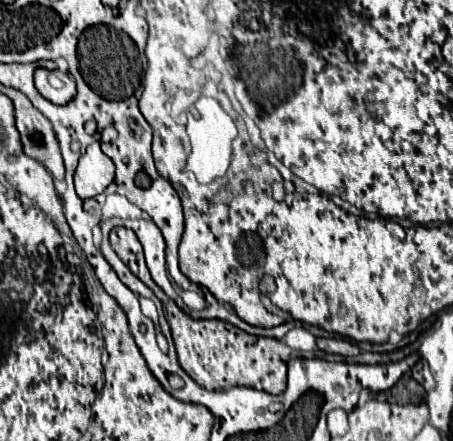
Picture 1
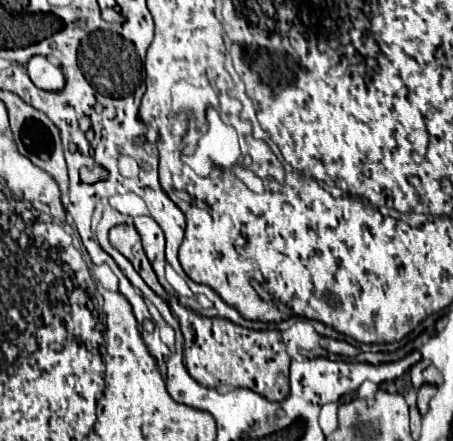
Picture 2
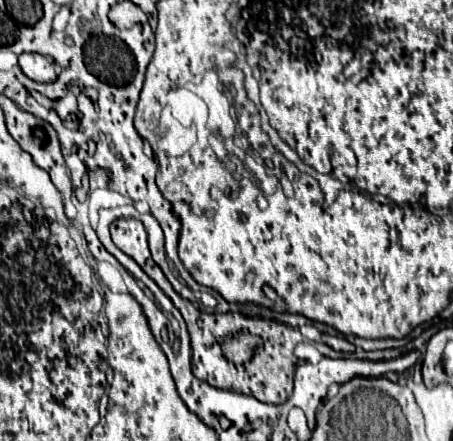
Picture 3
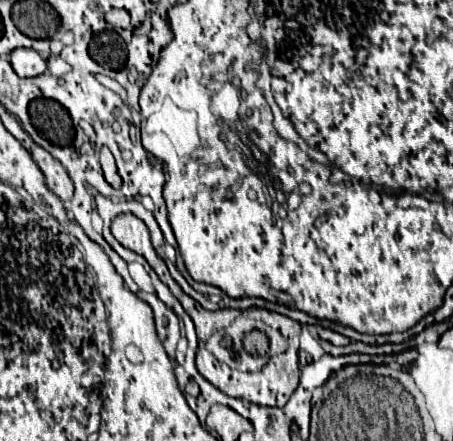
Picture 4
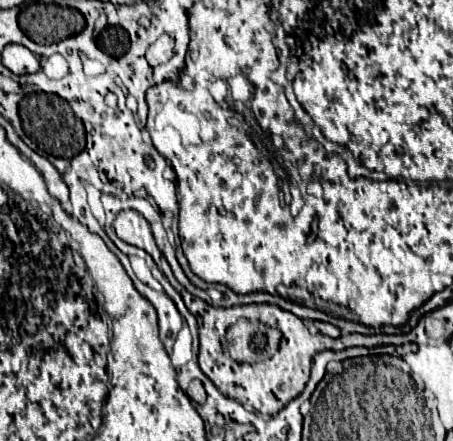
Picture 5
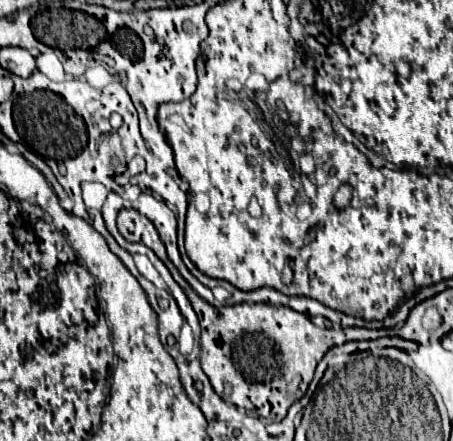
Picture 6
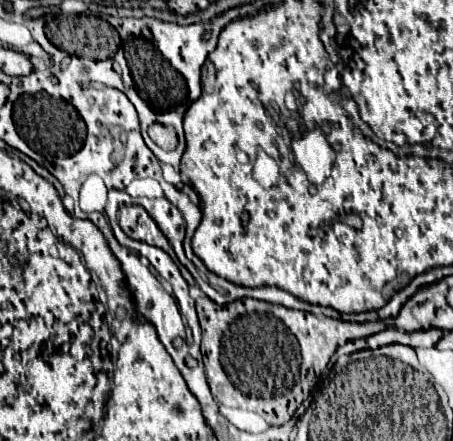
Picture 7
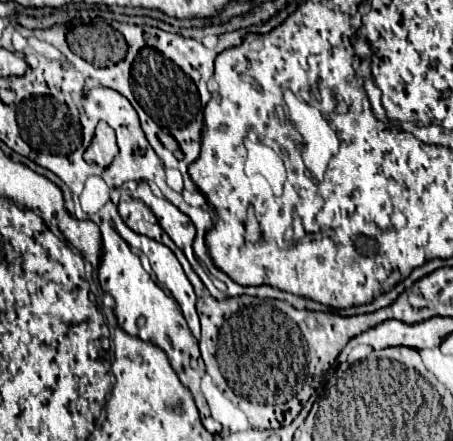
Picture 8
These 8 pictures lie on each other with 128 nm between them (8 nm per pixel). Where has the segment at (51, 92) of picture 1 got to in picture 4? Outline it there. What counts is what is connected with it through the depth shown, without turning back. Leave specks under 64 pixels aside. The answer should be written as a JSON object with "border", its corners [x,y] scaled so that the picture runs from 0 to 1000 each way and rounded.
{"border":[[[35,109],[22,118],[22,145],[40,172],[88,172],[102,163],[102,141],[88,132],[79,113],[66,109]]]}

